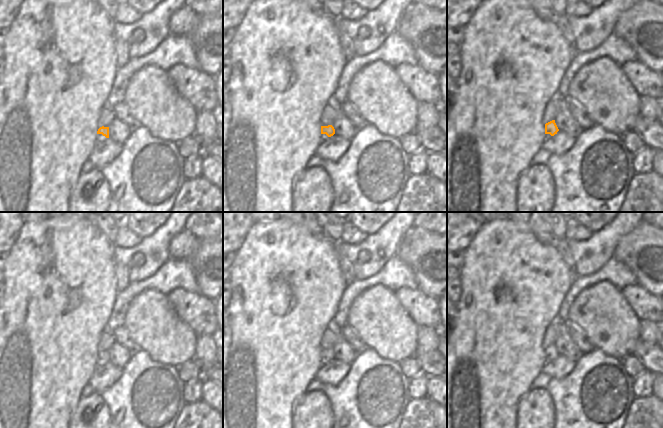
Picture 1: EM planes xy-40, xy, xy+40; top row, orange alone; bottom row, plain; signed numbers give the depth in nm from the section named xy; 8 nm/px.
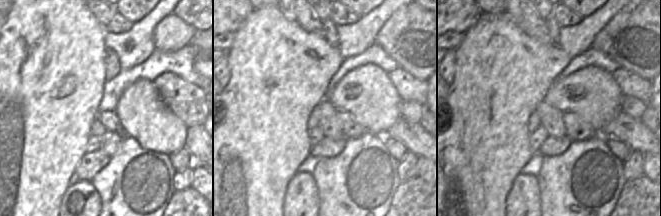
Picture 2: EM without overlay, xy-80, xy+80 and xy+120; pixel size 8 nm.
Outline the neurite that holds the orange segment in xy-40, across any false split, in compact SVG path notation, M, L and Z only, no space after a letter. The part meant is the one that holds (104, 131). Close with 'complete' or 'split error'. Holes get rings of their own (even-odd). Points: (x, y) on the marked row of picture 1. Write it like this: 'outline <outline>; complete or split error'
outline M100 127L97 131L97 142L104 142L109 138L109 127Z; split error

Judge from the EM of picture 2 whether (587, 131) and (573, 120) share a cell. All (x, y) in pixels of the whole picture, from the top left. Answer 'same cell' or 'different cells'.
same cell

